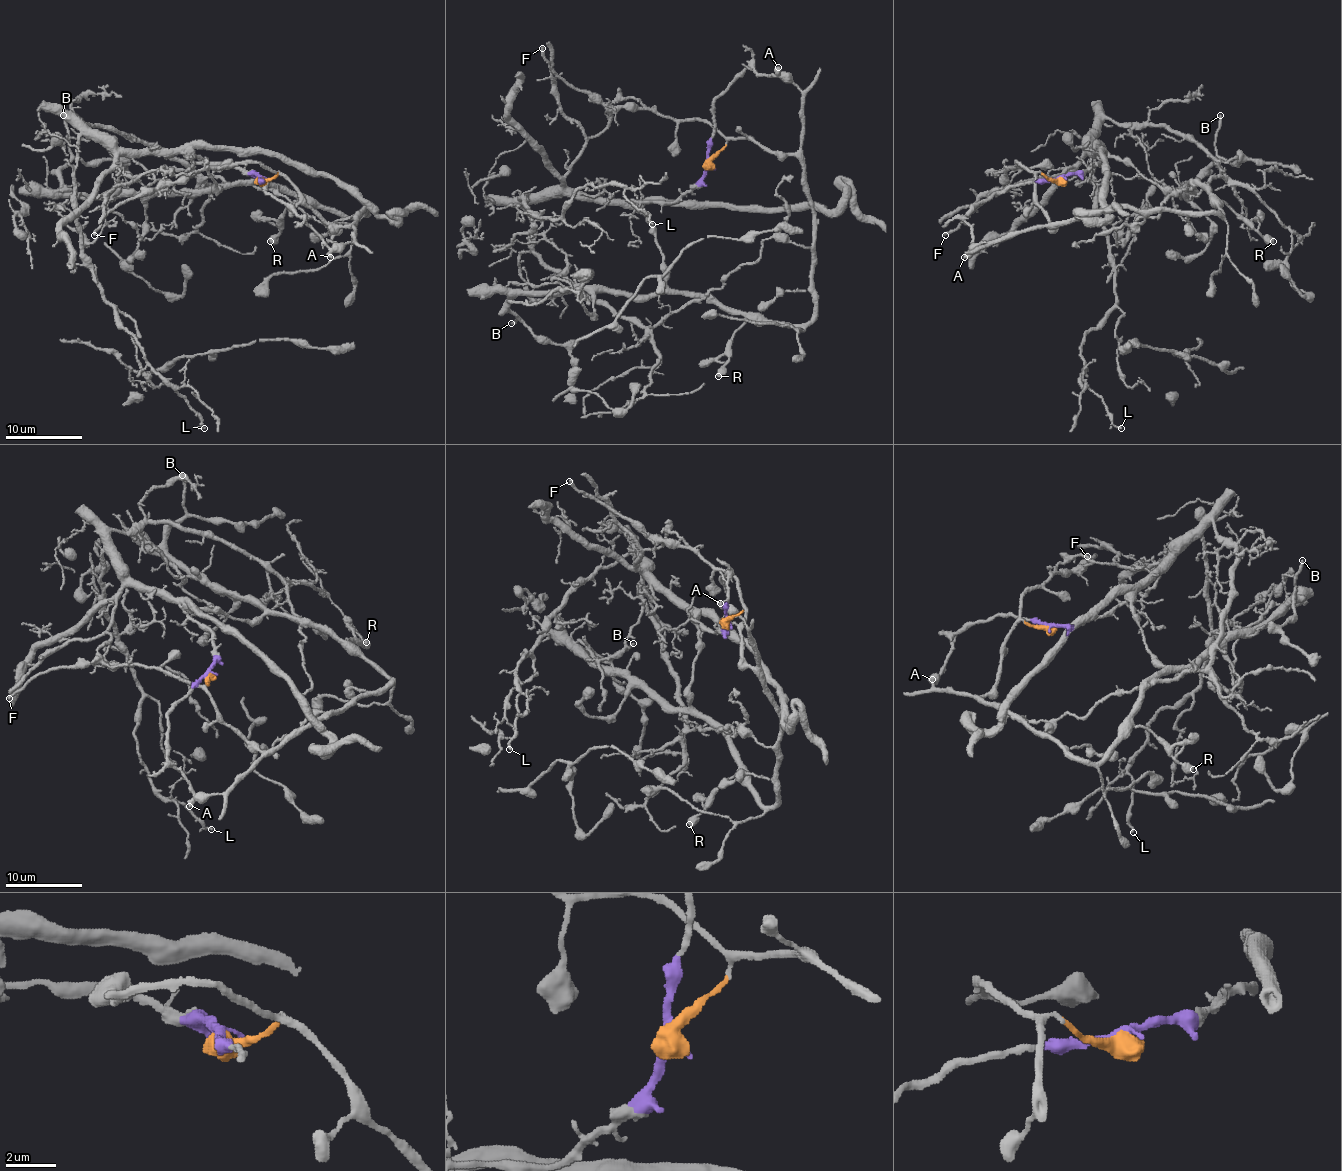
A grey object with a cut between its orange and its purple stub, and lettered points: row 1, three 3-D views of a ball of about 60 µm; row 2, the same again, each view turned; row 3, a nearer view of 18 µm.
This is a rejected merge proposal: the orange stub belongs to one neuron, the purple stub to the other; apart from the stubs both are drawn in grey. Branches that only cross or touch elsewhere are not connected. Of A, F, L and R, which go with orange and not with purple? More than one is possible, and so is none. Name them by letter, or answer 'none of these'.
F, R

